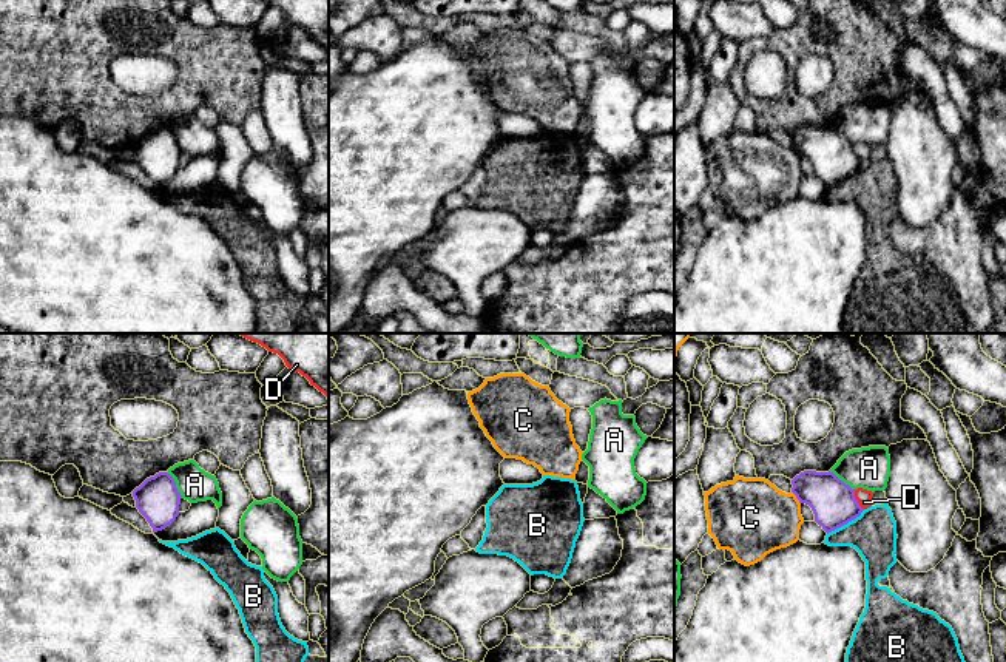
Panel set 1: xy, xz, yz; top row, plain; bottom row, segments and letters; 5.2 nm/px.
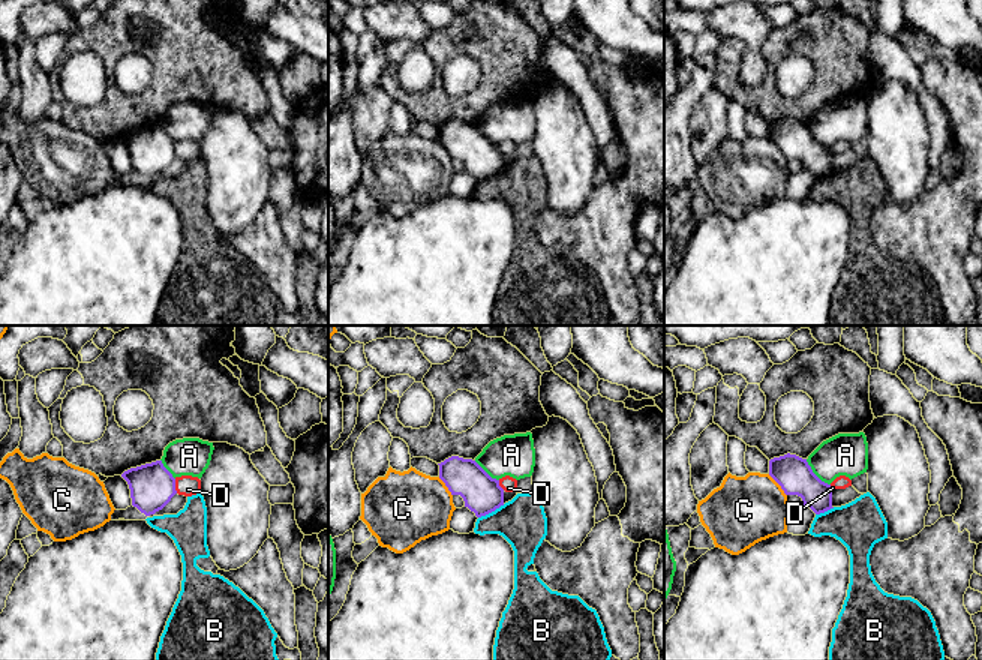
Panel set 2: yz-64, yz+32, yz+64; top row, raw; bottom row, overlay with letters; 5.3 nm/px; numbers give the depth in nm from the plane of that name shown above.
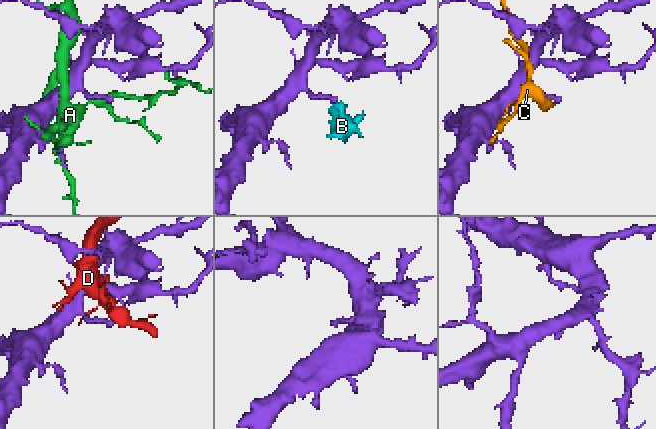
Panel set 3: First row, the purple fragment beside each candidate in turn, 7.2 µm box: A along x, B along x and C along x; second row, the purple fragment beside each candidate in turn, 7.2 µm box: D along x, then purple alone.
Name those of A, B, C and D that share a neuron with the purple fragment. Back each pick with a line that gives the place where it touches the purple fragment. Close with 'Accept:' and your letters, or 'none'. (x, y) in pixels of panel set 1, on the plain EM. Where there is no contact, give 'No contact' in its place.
Accept: none

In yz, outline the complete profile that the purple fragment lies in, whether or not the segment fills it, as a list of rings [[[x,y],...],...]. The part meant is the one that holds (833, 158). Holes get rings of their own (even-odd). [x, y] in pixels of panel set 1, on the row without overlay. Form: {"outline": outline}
{"outline": [[[804,125],[792,134],[792,147],[815,168],[815,176],[829,188],[864,165],[855,153],[855,144],[833,127]]]}

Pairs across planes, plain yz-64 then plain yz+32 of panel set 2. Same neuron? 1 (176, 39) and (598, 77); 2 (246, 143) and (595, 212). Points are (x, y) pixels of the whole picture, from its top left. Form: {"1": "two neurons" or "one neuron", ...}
{"1": "two neurons", "2": "two neurons"}

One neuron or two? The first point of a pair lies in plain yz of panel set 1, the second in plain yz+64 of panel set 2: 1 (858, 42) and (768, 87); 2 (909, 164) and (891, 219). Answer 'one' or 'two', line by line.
1: one
2: two

